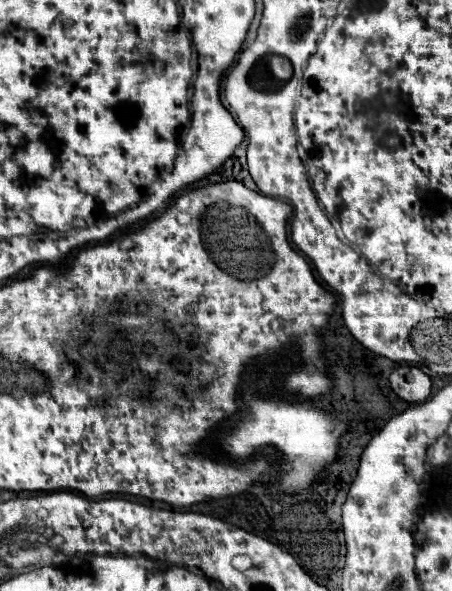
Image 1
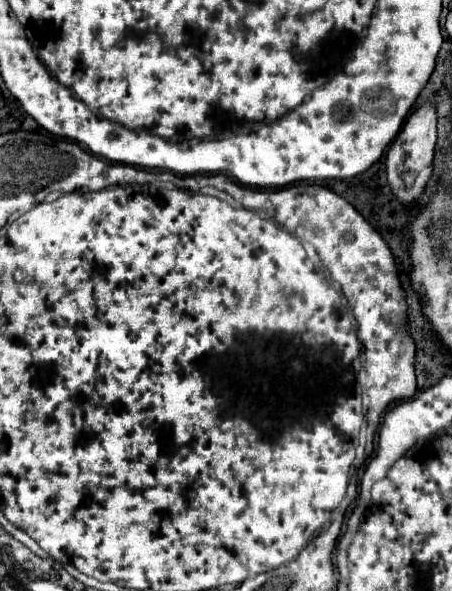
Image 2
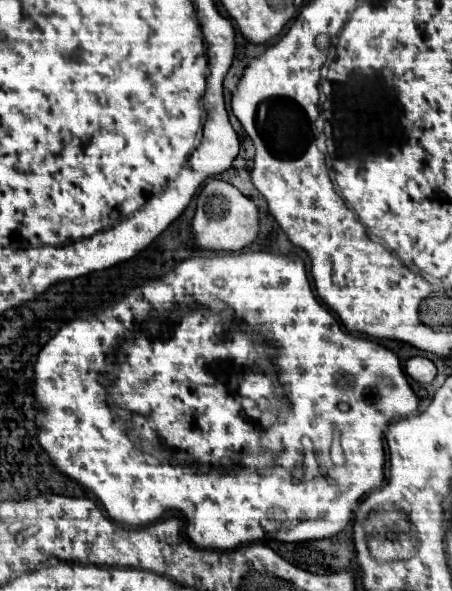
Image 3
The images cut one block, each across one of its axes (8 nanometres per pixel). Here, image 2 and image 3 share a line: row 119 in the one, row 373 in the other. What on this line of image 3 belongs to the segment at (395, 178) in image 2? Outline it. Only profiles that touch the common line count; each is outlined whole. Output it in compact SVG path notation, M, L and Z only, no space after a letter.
M410 358L406 362L406 372L418 382L430 382L436 376L436 366L428 358Z

